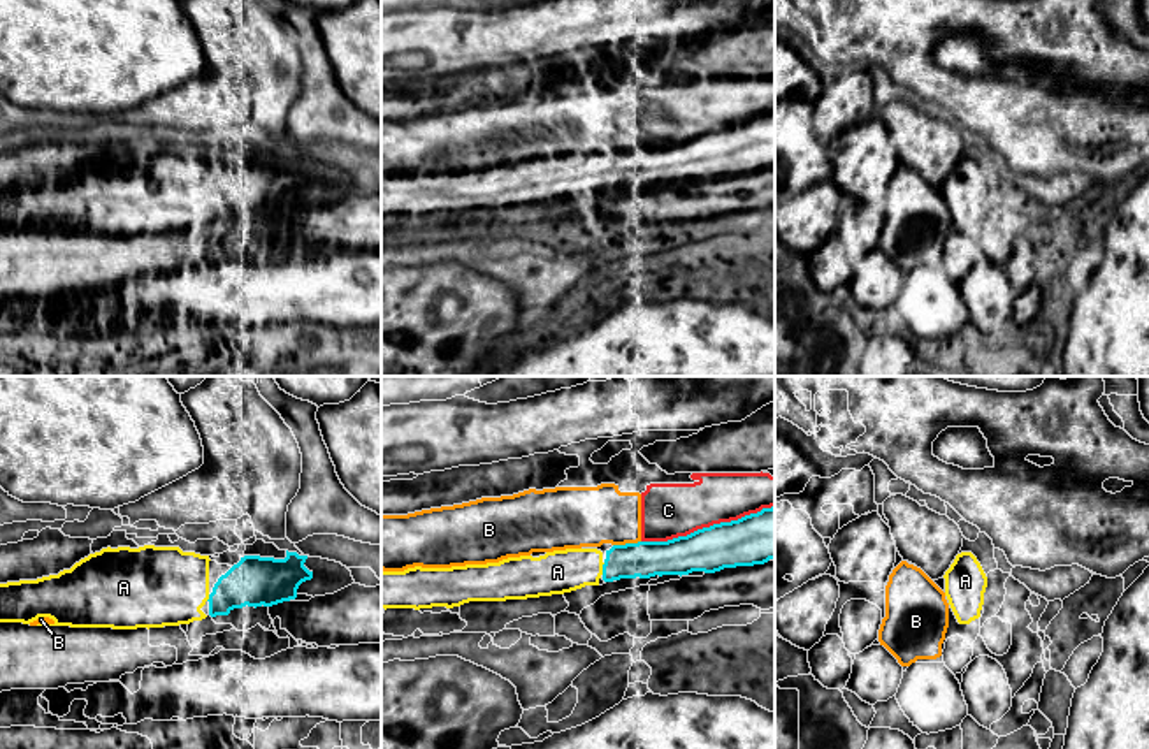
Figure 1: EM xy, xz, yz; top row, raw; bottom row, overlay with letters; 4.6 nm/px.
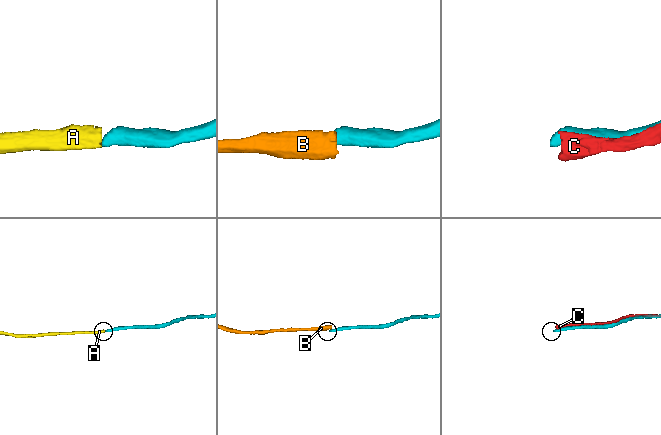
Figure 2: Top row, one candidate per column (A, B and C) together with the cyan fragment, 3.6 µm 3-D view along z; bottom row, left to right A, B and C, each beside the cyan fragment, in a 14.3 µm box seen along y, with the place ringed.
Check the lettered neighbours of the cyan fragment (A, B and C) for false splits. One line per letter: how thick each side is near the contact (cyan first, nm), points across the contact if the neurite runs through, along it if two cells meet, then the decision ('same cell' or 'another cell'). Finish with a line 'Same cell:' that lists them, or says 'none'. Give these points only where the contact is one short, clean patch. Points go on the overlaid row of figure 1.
A: 170 nm thick on the cyan side, 200 nm on the other; runs through xz (643, 559), (603, 568), (557, 572); same cell
B: 170 nm thick on the cyan side, 280 nm on the other; another cell
C: 240 nm thick on the cyan side, 260 nm on the other; another cell
Same cell: A

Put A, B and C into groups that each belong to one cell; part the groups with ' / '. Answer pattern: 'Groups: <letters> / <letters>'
Groups: A / B C

